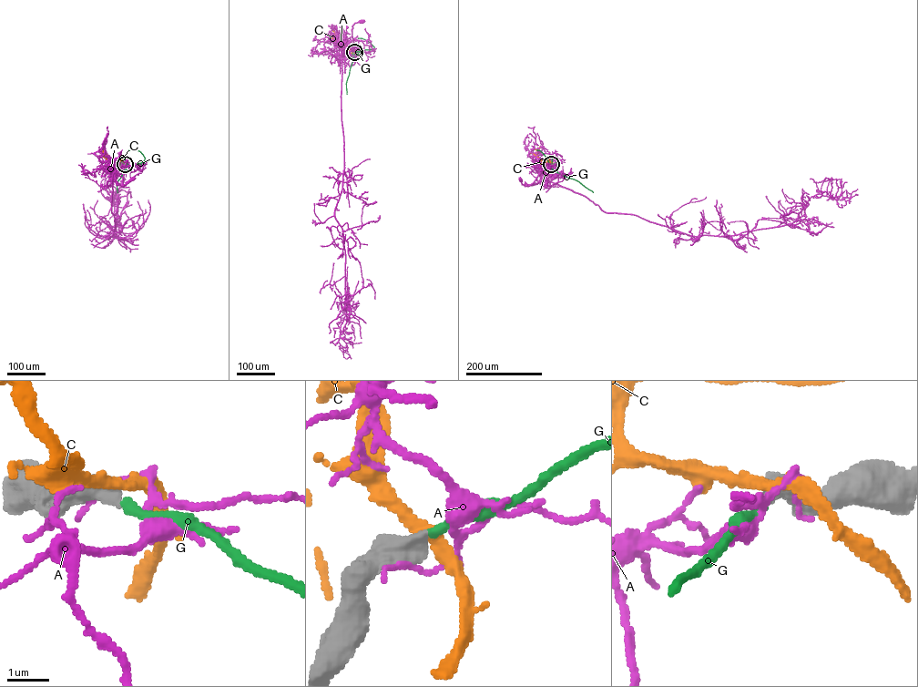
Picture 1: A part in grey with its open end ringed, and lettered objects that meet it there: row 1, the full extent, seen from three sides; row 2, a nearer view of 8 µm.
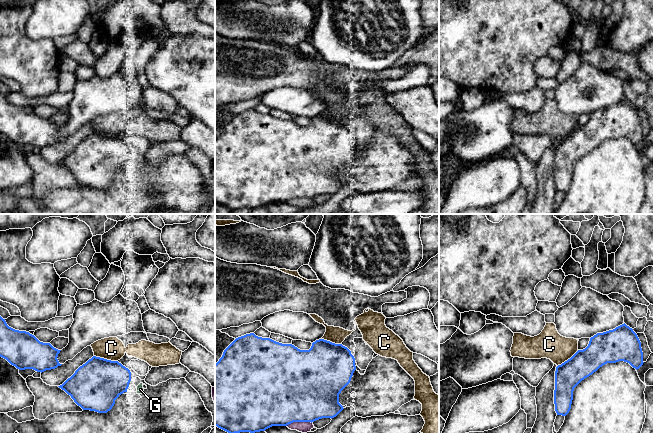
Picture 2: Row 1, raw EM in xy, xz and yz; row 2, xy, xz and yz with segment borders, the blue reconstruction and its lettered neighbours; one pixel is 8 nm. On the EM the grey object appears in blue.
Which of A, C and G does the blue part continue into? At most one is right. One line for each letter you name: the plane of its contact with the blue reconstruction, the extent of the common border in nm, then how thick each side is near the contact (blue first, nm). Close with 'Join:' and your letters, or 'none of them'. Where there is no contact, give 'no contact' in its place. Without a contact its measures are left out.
G: no contact
Join: G

